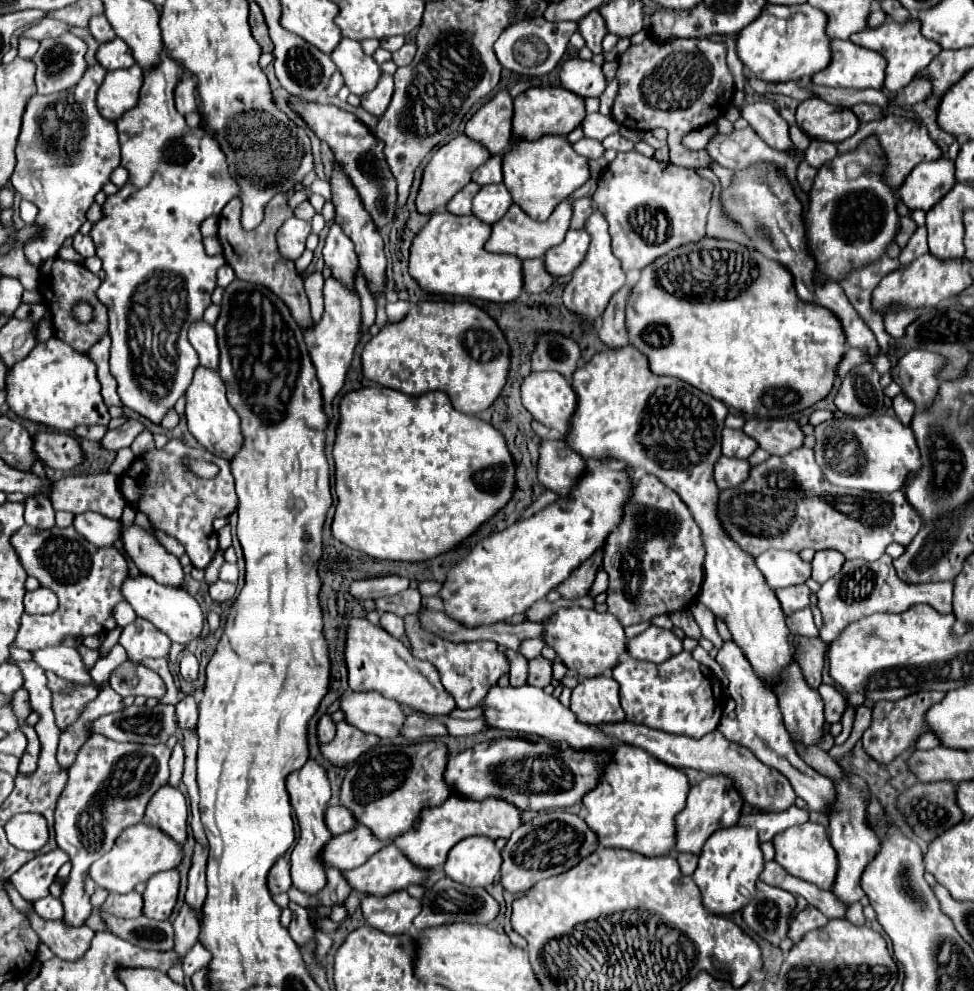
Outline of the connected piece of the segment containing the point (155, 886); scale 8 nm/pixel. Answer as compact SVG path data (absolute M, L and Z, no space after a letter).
M176 869L152 875L146 883L142 913L146 917L158 919L158 921L168 919L176 905L178 885L180 885L180 877L178 877Z

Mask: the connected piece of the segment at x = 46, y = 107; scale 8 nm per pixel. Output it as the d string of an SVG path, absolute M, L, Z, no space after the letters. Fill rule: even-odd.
M102 65L88 67L76 87L52 95L34 95L26 105L16 147L18 163L10 183L24 199L38 207L36 225L44 229L40 241L24 245L32 265L56 257L60 245L78 233L86 223L86 211L94 203L96 193L110 183L112 171L120 165L116 125L102 119L96 109L96 91L104 75L106 69Z

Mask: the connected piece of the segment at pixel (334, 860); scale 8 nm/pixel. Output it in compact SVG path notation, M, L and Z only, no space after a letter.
M358 825L354 831L334 835L326 849L322 849L322 865L324 867L338 867L338 869L354 869L368 861L378 849L388 845L390 841L378 841L366 827Z

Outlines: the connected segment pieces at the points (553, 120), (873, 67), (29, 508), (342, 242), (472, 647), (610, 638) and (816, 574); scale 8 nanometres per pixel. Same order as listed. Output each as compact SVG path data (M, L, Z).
M532 87L514 99L512 143L520 139L540 139L542 135L568 135L584 119L584 99L562 87Z
M832 41L830 65L812 75L814 85L822 87L854 87L882 89L886 59L876 51L854 45L852 41Z
M45 491L36 497L28 497L26 499L26 513L24 519L30 527L36 529L52 529L54 527L54 507L50 503L50 499L46 497Z
M332 225L330 233L326 237L324 263L326 263L326 267L330 267L334 279L338 279L338 283L342 283L344 287L350 287L350 291L356 291L354 279L356 279L356 271L358 271L358 259L354 253L354 243L342 233L342 229L338 225Z
M418 613L406 615L404 625L406 625L406 637L412 655L416 659L430 661L438 669L442 685L454 697L458 709L472 709L482 705L490 687L494 687L498 679L510 671L508 657L502 651L498 651L498 645L494 641L452 643L438 635L430 635L430 631L422 631L422 627L418 627Z
M580 607L560 609L548 617L544 641L556 649L570 673L576 673L578 677L598 677L610 673L616 663L620 663L620 655L626 653L626 635L622 623L618 623L618 619L614 619L610 613L596 613Z
M816 551L812 559L812 579L824 583L826 579L834 577L844 563L844 555L840 551Z

